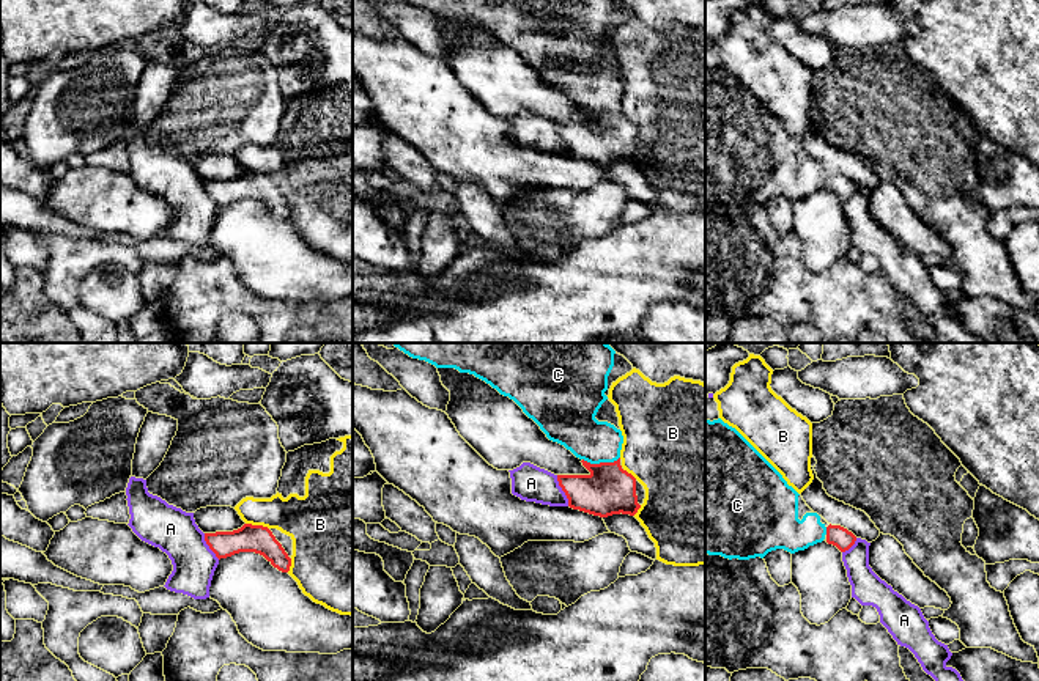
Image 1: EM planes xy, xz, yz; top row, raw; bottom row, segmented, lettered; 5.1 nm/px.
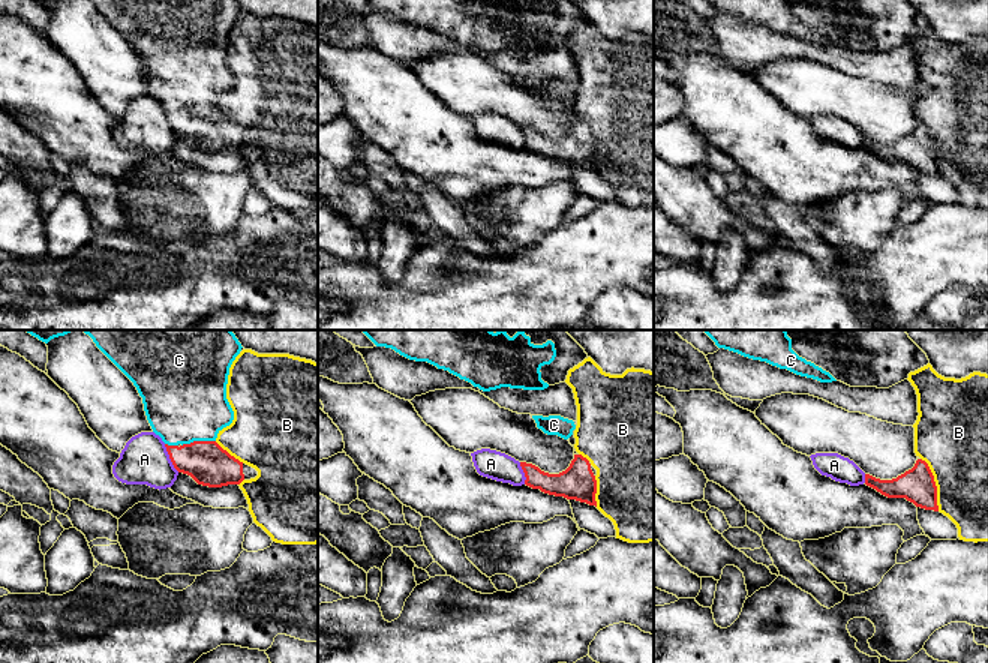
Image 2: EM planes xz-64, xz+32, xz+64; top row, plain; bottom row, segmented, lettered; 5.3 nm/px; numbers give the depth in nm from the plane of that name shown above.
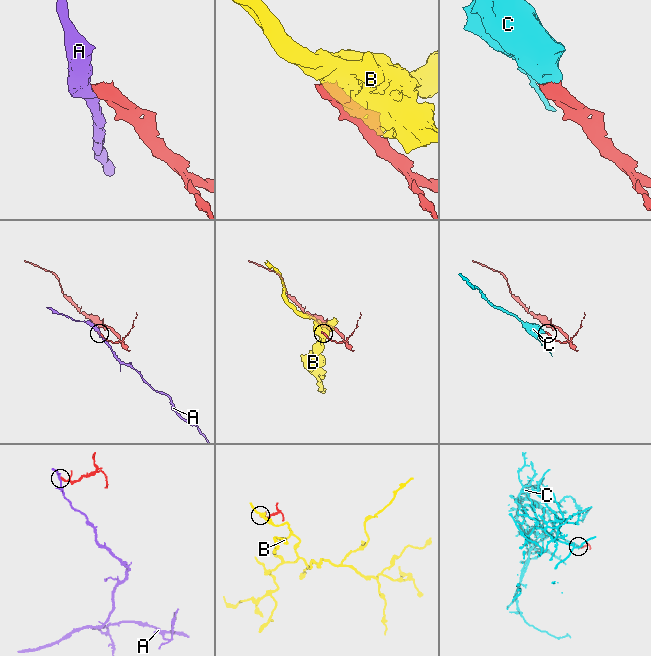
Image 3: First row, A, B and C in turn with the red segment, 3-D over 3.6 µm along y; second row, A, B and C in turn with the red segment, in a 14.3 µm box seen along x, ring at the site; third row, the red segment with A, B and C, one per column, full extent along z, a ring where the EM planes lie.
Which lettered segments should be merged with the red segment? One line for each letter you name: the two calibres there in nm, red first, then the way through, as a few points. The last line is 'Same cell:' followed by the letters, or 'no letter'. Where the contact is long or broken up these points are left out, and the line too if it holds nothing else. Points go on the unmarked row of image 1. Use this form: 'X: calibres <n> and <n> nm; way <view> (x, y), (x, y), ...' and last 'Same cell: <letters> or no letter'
C: calibres 260 and 240 nm; way xz (610, 137), (600, 110), (600, 99), (572, 71)
Same cell: C

